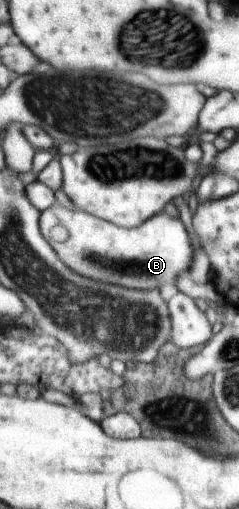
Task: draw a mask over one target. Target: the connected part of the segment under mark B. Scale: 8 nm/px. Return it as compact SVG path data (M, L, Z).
M56 203L46 210L42 210L39 218L40 228L44 238L53 245L61 255L62 262L70 266L74 272L82 274L84 278L94 278L98 282L106 284L118 284L124 288L134 288L134 290L160 290L164 286L176 284L182 272L190 272L194 260L196 260L196 244L192 242L190 232L186 230L186 224L180 216L170 216L170 214L158 214L150 220L146 220L138 228L124 228L110 221L91 215L85 210L74 206L68 208L61 203Z

